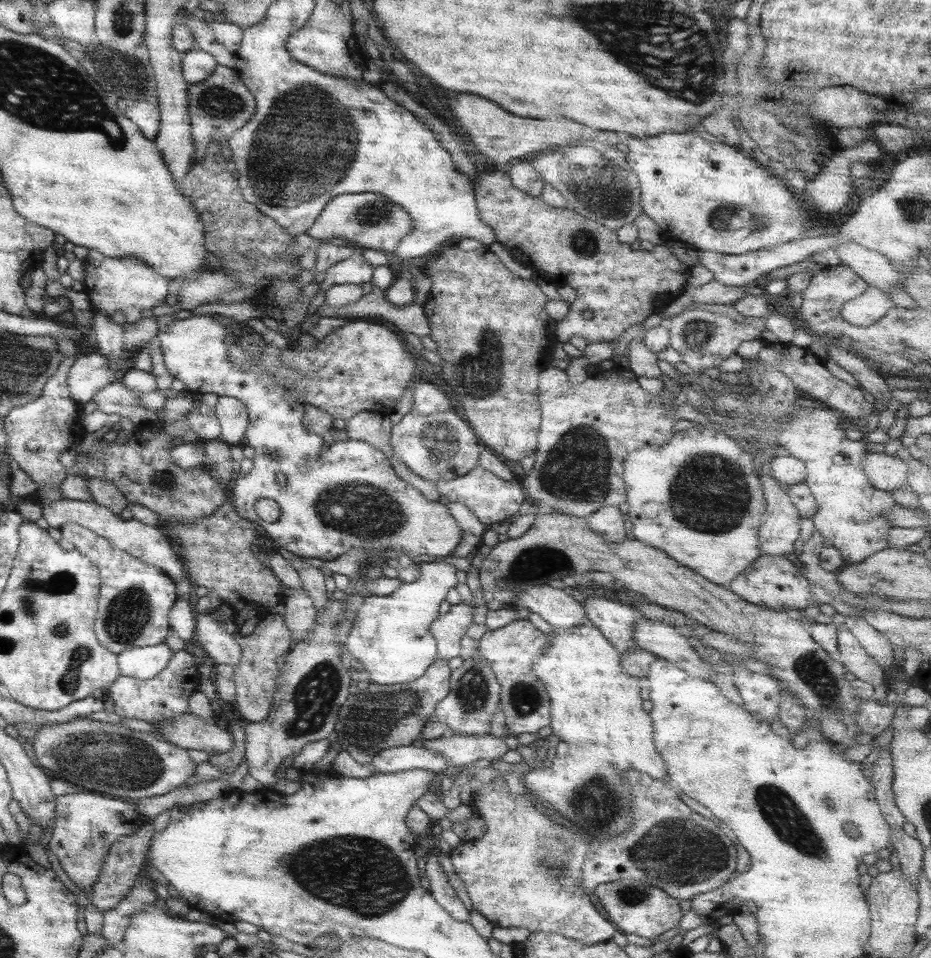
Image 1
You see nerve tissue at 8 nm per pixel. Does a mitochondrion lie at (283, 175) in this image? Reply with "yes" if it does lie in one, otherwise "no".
yes

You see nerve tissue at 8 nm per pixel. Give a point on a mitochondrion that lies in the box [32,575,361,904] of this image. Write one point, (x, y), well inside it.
(120, 762)

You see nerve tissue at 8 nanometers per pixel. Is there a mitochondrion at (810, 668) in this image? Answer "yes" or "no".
yes

